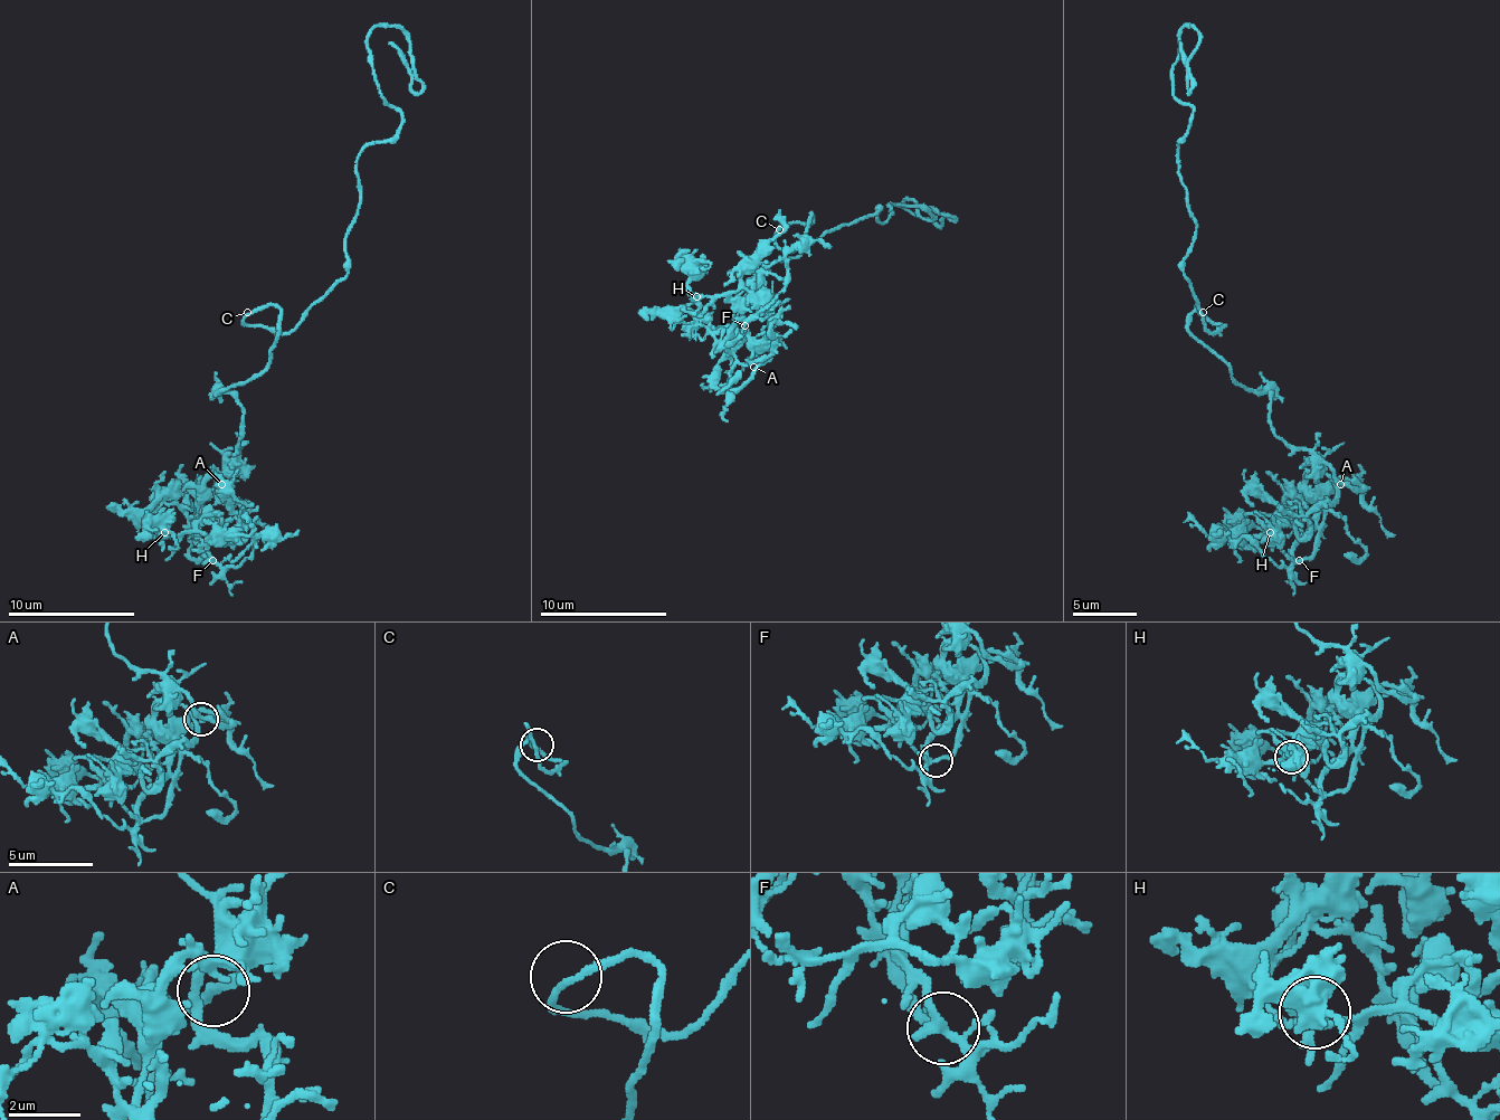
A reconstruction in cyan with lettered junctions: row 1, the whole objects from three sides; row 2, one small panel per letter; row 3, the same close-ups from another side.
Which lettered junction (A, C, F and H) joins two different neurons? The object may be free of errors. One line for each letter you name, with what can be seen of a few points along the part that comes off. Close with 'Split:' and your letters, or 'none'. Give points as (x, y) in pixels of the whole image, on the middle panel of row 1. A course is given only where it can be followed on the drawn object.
Split: none

